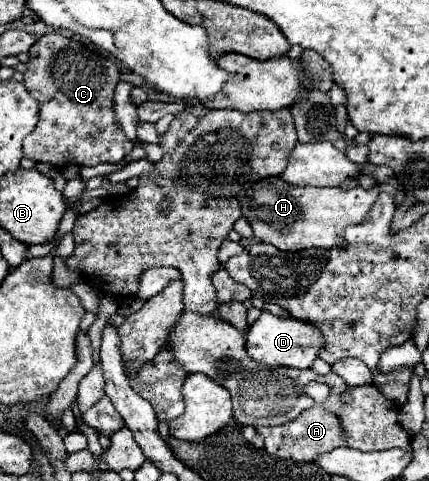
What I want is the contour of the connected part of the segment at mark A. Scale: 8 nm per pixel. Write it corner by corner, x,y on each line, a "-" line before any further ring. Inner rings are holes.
313,405
311,409
303,411
297,419
279,425
279,427
257,427
257,431
265,439
265,451
281,457
281,459
293,459
293,461
307,461
313,463
319,455
333,451
335,447
347,445
347,435
343,435
343,425
339,423
337,415
331,415
321,405

